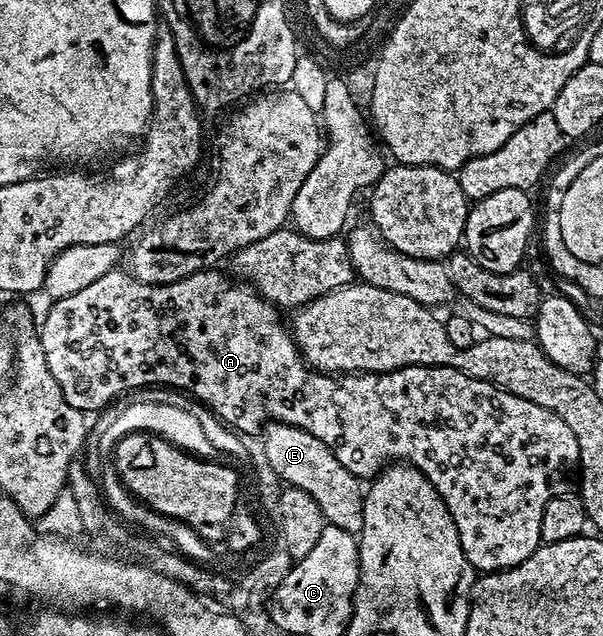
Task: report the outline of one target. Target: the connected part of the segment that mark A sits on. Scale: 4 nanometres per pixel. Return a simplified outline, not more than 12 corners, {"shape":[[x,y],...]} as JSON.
{"shape":[[232,275],[49,304],[63,398],[188,390],[432,482],[478,573],[541,547],[571,426],[454,368],[309,367]]}

